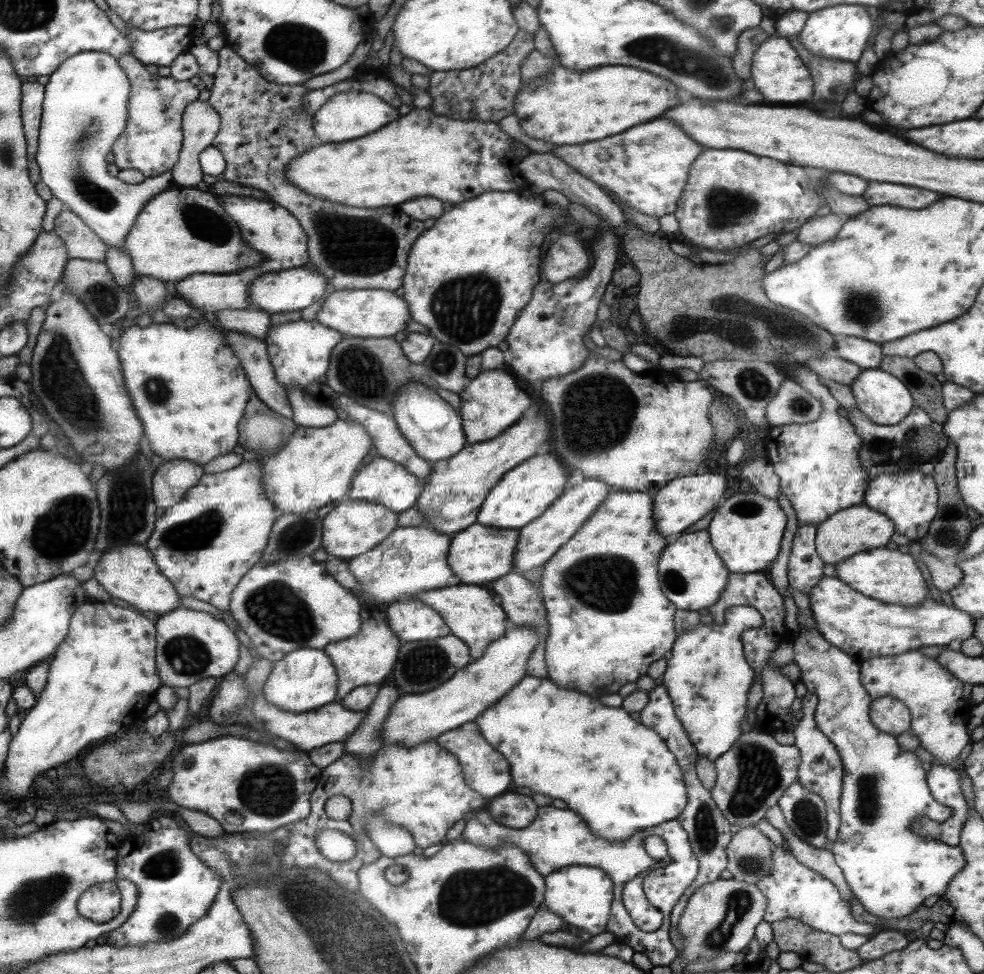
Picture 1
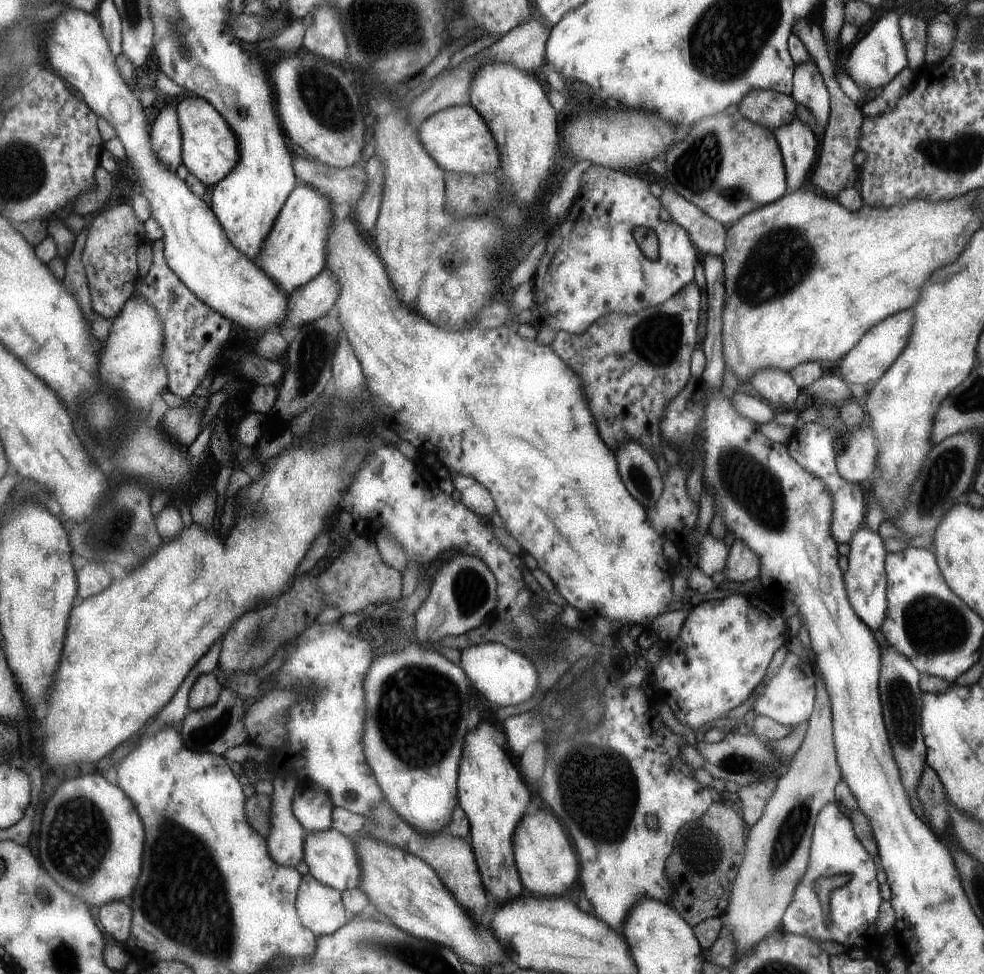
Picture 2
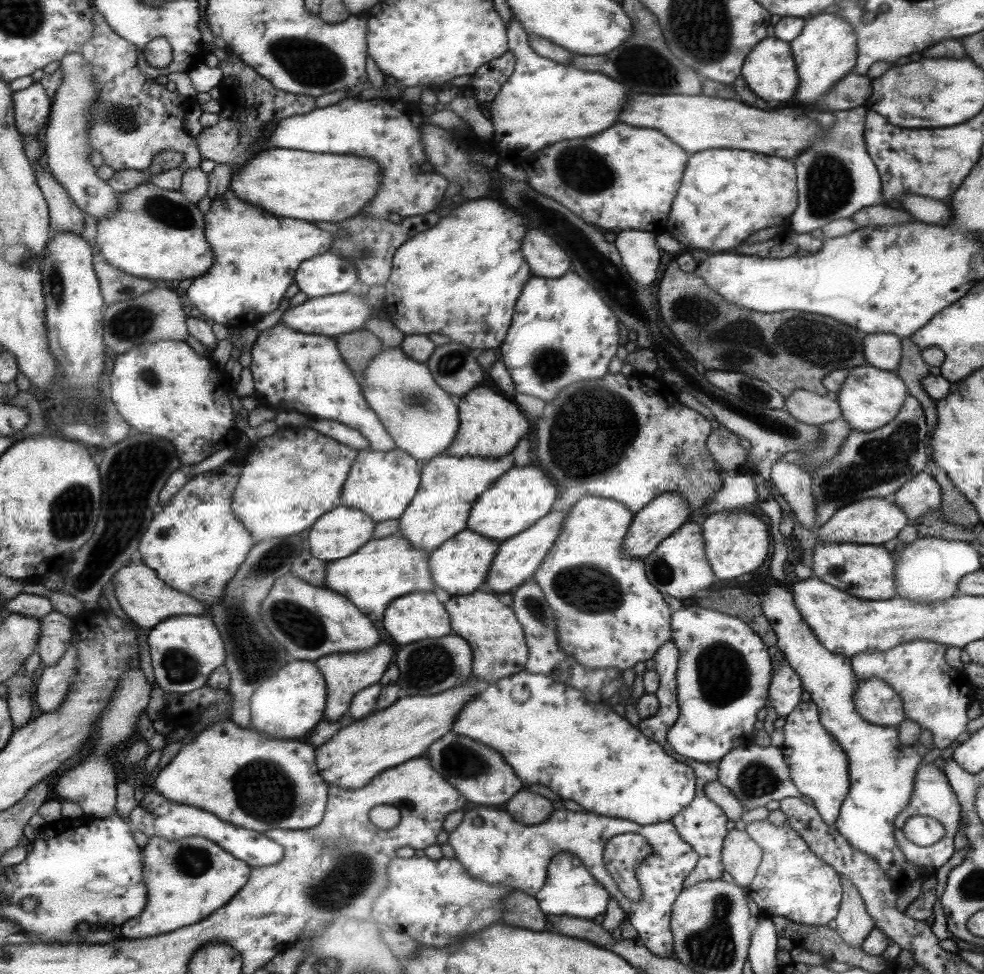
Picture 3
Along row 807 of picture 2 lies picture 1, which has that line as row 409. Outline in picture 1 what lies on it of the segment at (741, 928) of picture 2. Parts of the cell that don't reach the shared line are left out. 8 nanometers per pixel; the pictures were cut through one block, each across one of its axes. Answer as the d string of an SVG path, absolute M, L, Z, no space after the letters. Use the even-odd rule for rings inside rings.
M784 378L776 396L766 408L767 422L772 427L805 425L823 415L823 405L808 389L795 380Z

